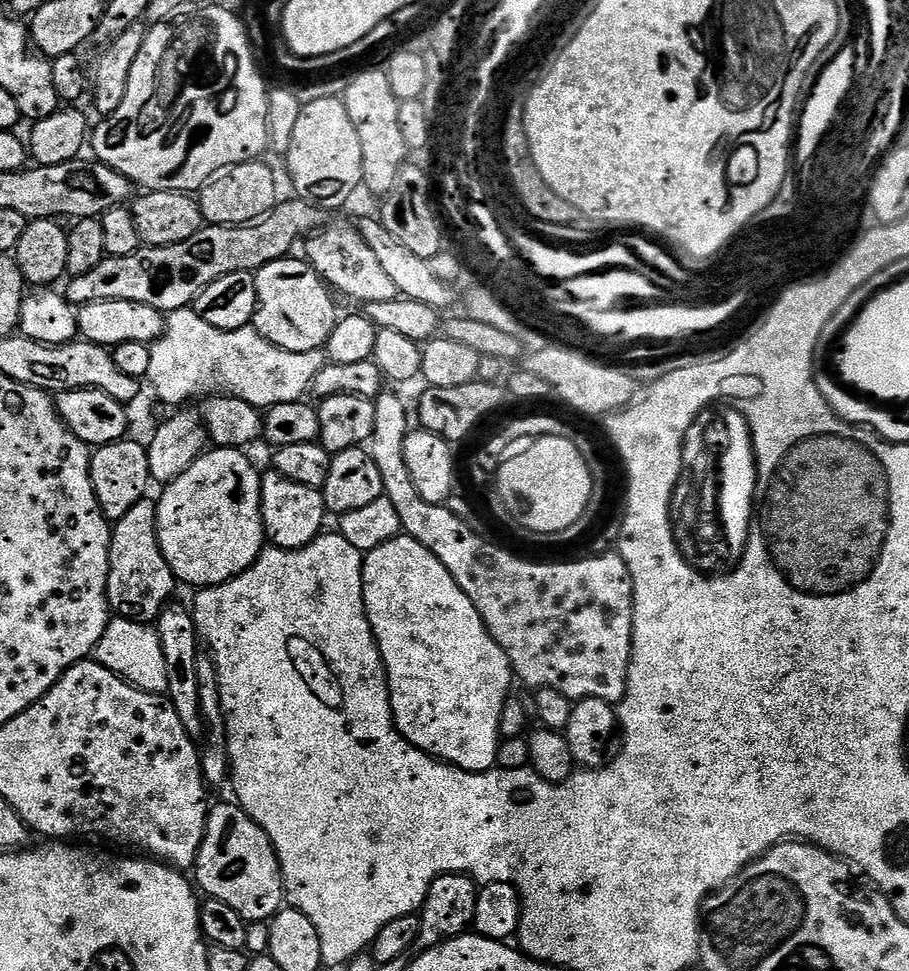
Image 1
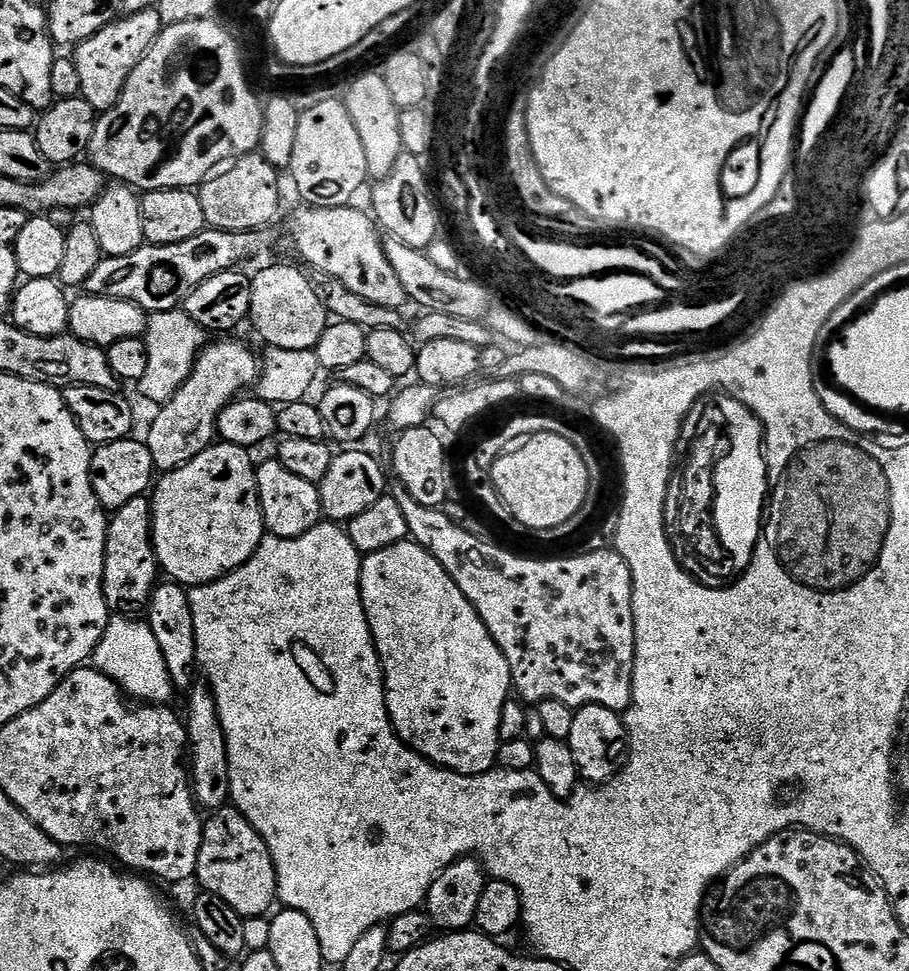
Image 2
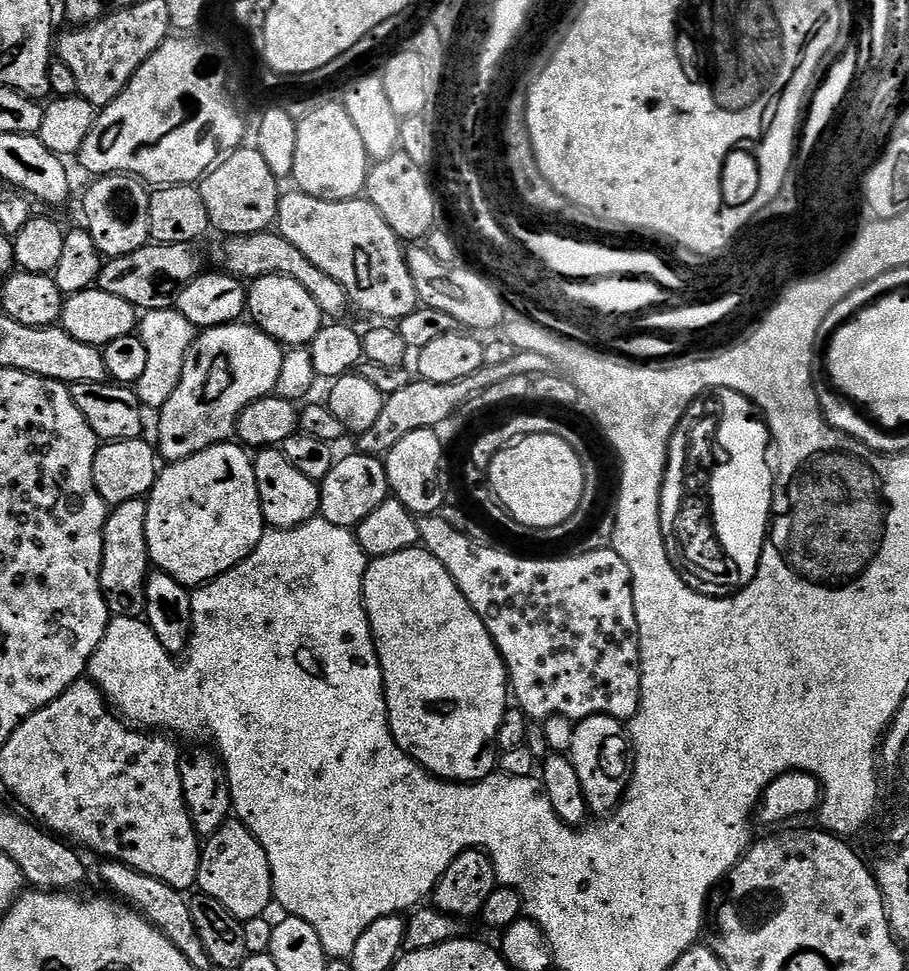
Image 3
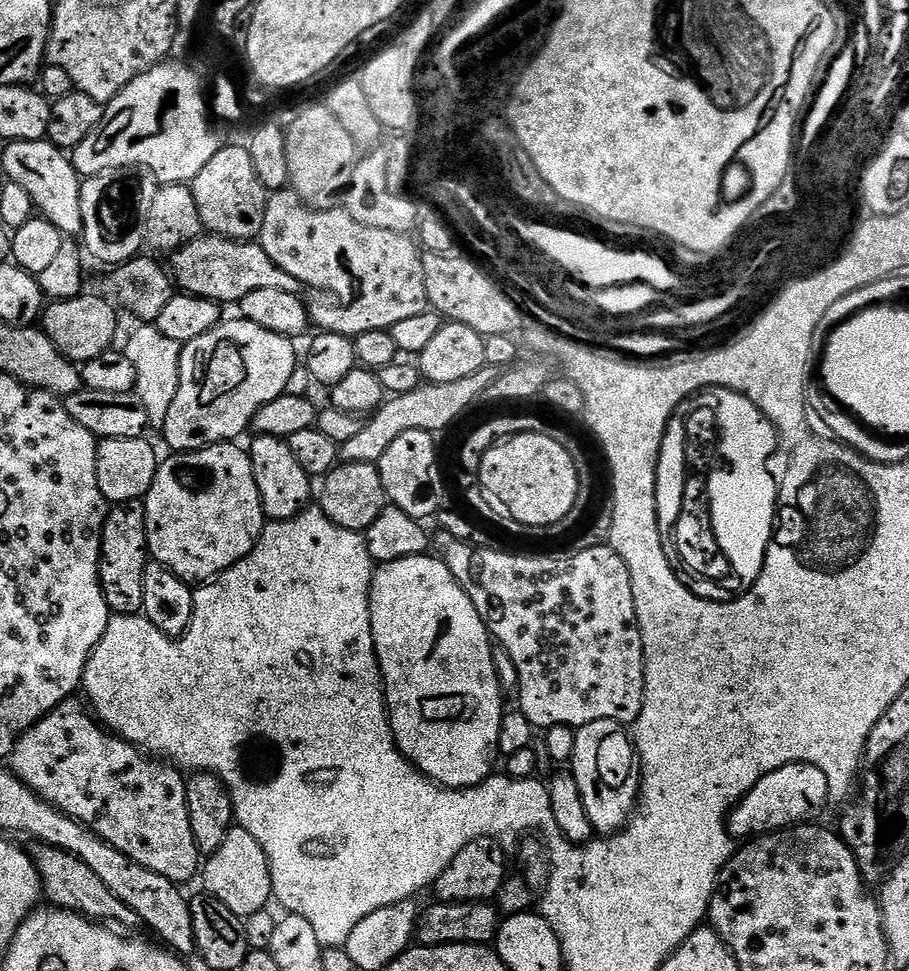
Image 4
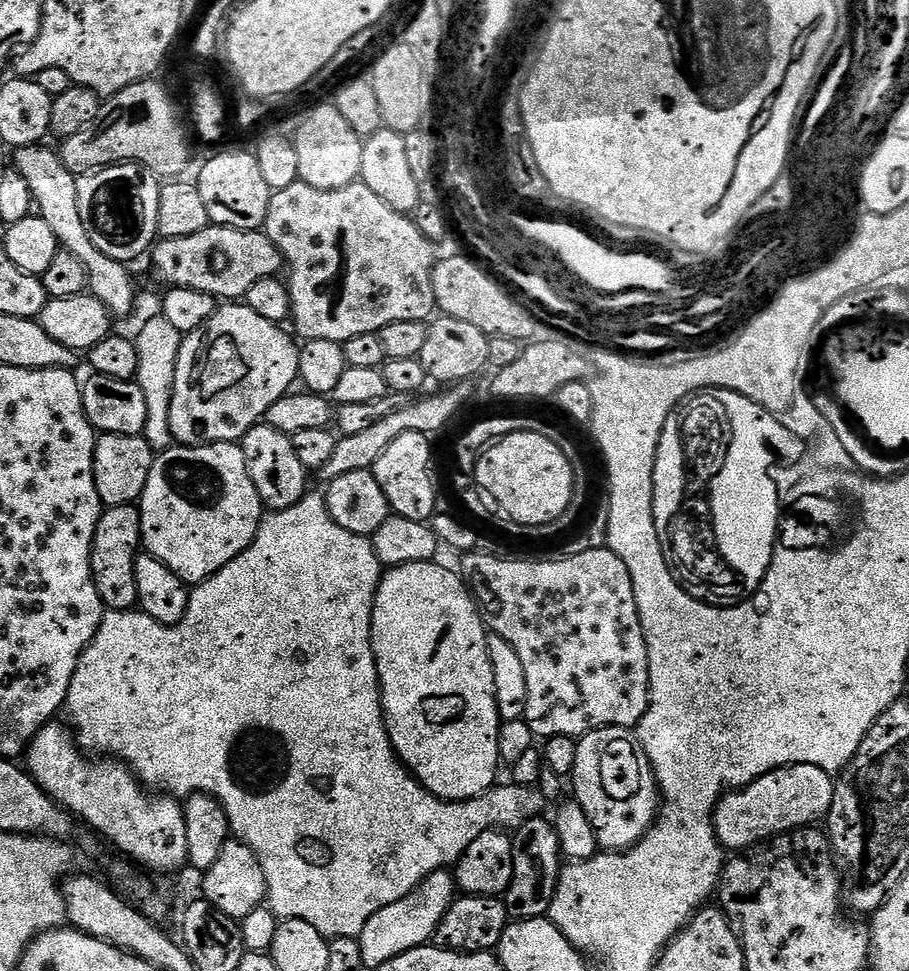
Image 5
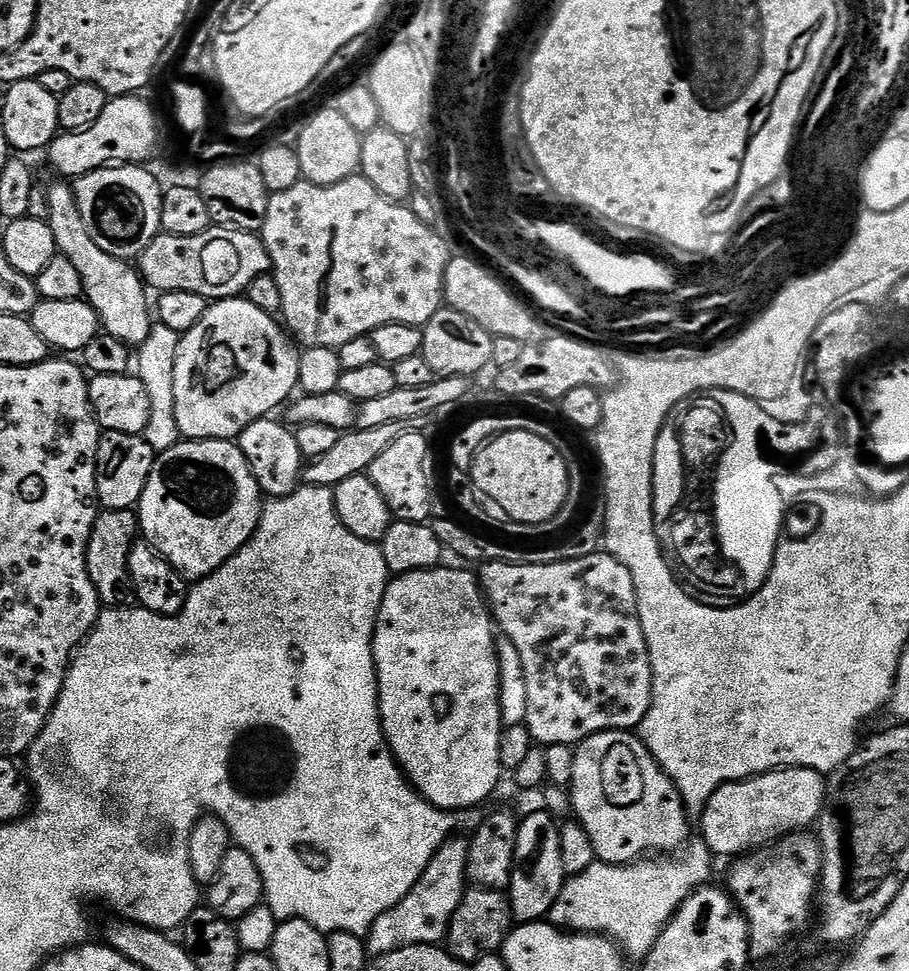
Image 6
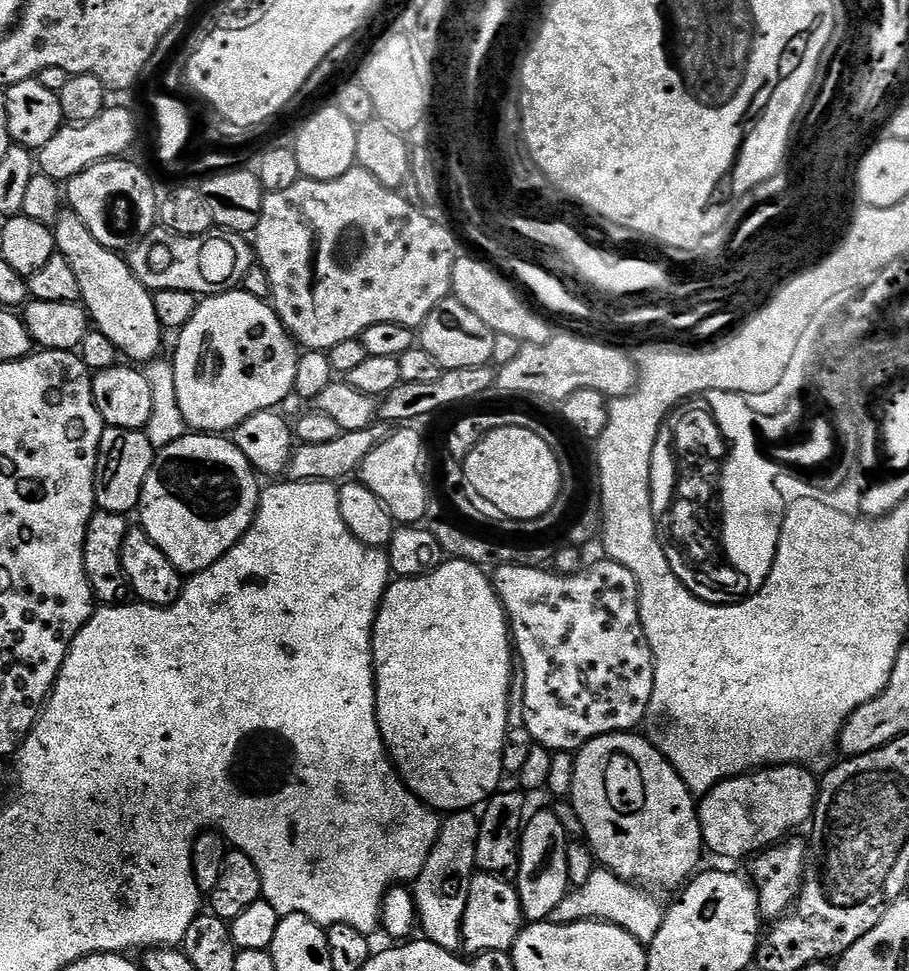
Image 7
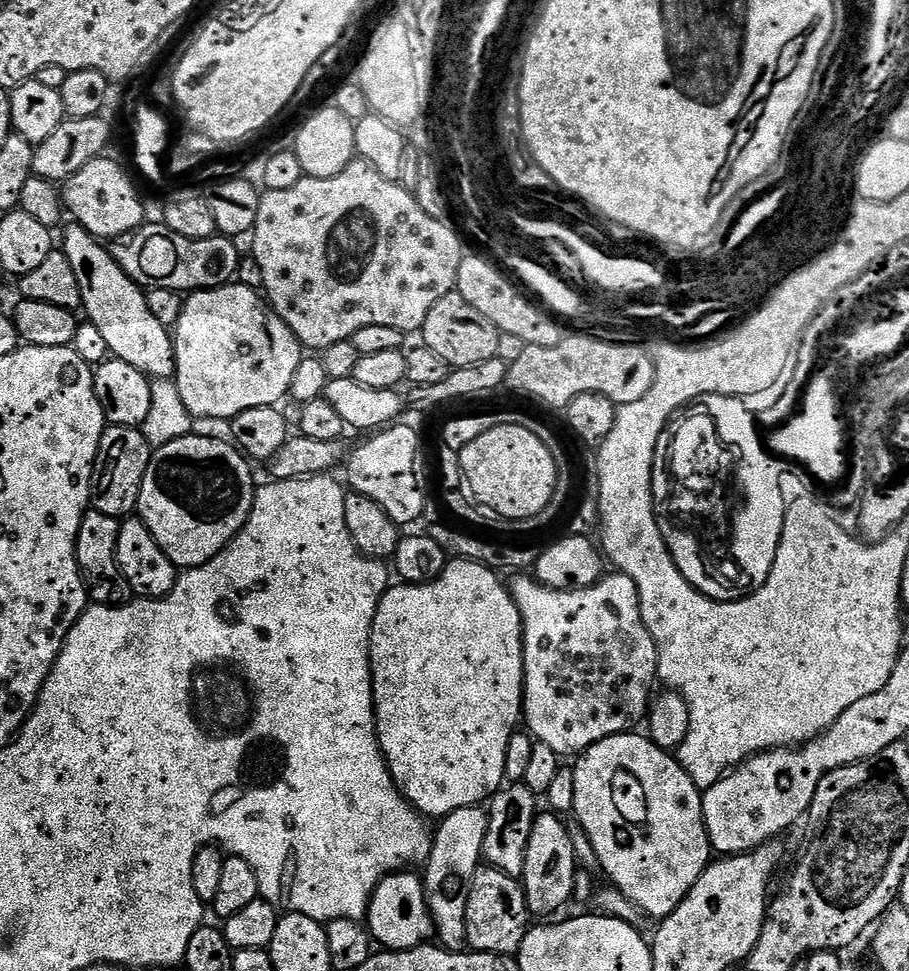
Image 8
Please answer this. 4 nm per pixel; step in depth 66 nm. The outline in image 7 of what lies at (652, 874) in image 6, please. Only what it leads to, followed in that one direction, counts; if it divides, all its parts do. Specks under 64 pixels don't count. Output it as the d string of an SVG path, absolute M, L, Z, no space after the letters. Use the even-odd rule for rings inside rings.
M595 870L590 880L581 888L569 891L568 895L558 902L554 914L550 917L553 924L573 924L579 920L605 920L607 924L617 924L626 929L639 944L651 944L654 934L664 921L665 909L655 900L651 891L620 880L607 870Z

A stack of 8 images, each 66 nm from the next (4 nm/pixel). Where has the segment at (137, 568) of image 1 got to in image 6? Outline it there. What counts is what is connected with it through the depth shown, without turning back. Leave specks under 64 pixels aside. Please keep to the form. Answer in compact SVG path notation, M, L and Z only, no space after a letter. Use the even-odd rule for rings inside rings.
M133 509L104 510L97 515L86 550L86 570L104 608L122 608L133 603L130 550L137 542L138 516Z

